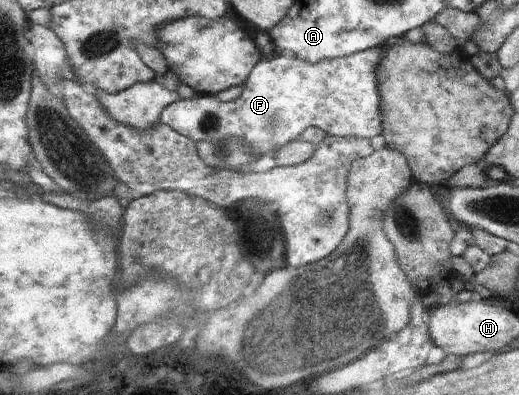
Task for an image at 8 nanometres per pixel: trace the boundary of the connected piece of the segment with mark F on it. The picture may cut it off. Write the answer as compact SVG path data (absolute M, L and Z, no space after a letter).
M383 47L367 49L336 59L325 59L318 63L310 63L308 60L293 56L293 54L277 53L255 66L237 100L225 103L216 95L207 94L187 100L178 96L171 105L163 110L160 122L194 141L217 142L226 141L229 137L240 138L250 149L255 160L263 158L263 156L276 158L278 150L291 141L299 140L299 134L309 126L317 126L329 135L370 140L373 136L382 134L382 102L380 101L382 96L378 81L378 67L383 58Z

